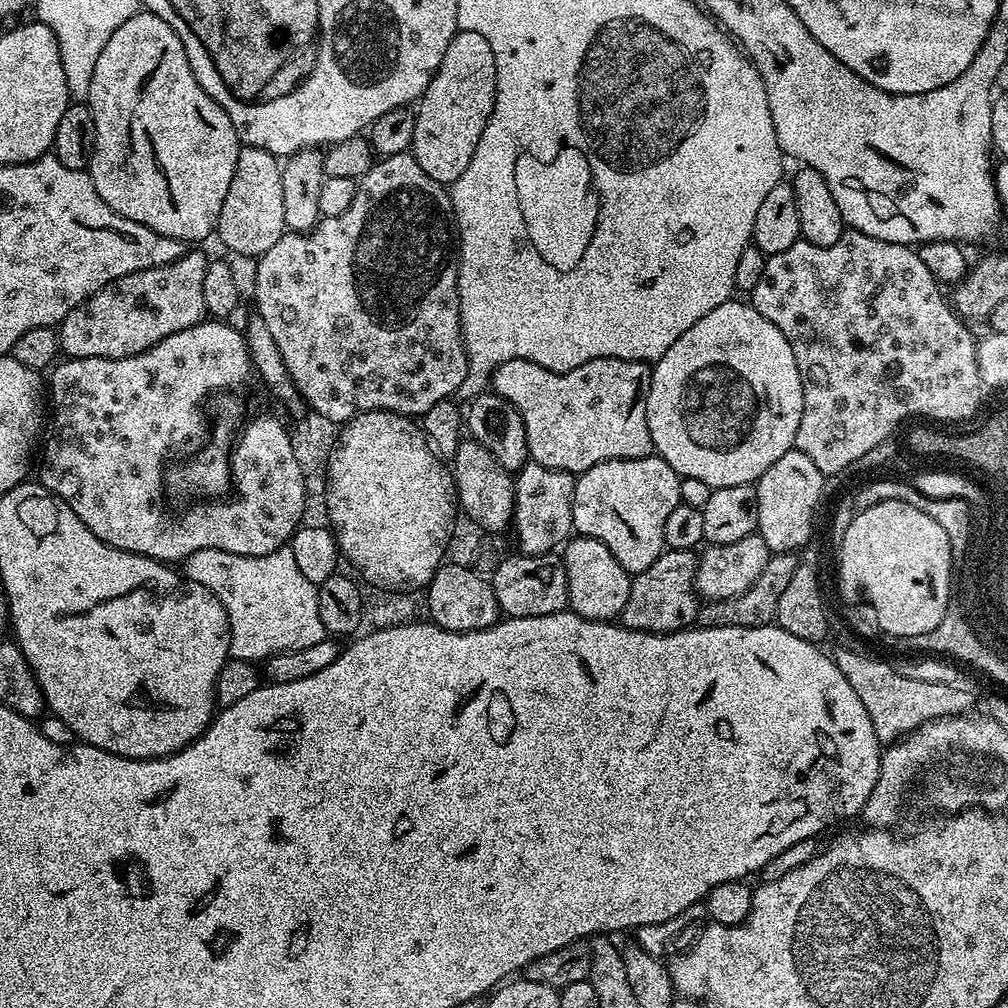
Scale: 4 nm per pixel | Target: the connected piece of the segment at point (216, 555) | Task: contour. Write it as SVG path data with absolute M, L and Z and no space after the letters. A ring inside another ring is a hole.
M285 546L270 554L256 556L230 554L216 548L198 550L182 562L182 574L190 581L206 586L222 602L231 634L229 655L235 660L262 662L276 653L300 650L327 639L328 633L318 614L318 586L307 581L299 572L291 547Z

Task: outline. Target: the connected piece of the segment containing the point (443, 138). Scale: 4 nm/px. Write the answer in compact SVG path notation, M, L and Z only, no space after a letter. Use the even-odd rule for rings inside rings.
M457 31L415 109L410 154L434 182L450 186L462 178L466 166L470 166L470 158L474 158L474 150L478 150L478 138L486 130L495 101L496 63L490 42L482 34Z

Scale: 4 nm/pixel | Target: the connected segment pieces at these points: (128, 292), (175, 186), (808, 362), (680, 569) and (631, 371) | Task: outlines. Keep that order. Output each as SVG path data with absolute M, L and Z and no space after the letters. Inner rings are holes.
M188 250L166 266L138 270L102 286L102 290L70 310L70 314L66 314L66 318L60 321L58 335L61 353L68 358L130 358L150 350L155 344L162 342L162 338L200 323L206 316L202 302L202 281L206 279L209 263L209 257Z
M141 10L134 18L122 22L122 26L118 26L118 30L110 34L106 46L102 46L102 54L98 54L98 62L94 62L94 78L90 78L90 94L86 103L94 114L94 154L86 171L94 182L94 190L98 190L106 206L158 234L166 234L181 242L204 240L208 235L211 237L216 230L222 202L226 202L226 190L230 190L230 178L234 178L236 173L236 163L242 145L224 107L214 102L214 98L210 98L210 94L202 90L198 78L194 78L194 70L186 58L186 50L172 27L147 10Z
M855 230L845 231L844 236L829 248L814 246L801 238L794 246L790 246L790 250L782 250L782 254L774 254L765 259L762 278L758 278L758 286L754 286L750 294L750 303L758 310L758 314L762 314L762 318L766 318L766 322L774 322L774 326L782 330L782 338L786 338L786 342L790 342L790 350L794 350L794 362L798 362L798 374L802 378L804 395L802 422L798 422L794 448L795 451L806 454L806 458L810 458L810 462L814 462L814 466L818 466L818 470L825 477L832 478L835 472L844 472L859 460L861 463L870 454L870 450L893 435L892 431L907 416L924 415L932 420L964 420L975 414L982 391L976 357L977 337L972 336L971 330L967 328L969 325L957 315L953 305L940 291L941 285L934 278L934 274L926 270L915 247L891 244Z
M695 551L661 552L660 557L645 572L637 572L632 576L630 598L626 598L626 606L618 617L619 623L639 632L680 632L683 628L693 627L702 603L696 591L697 563Z
M594 358L569 372L551 372L529 360L502 362L492 371L491 391L516 408L525 426L531 463L554 470L579 474L607 460L633 460L653 451L646 426L646 394L650 390L652 369L643 360Z

